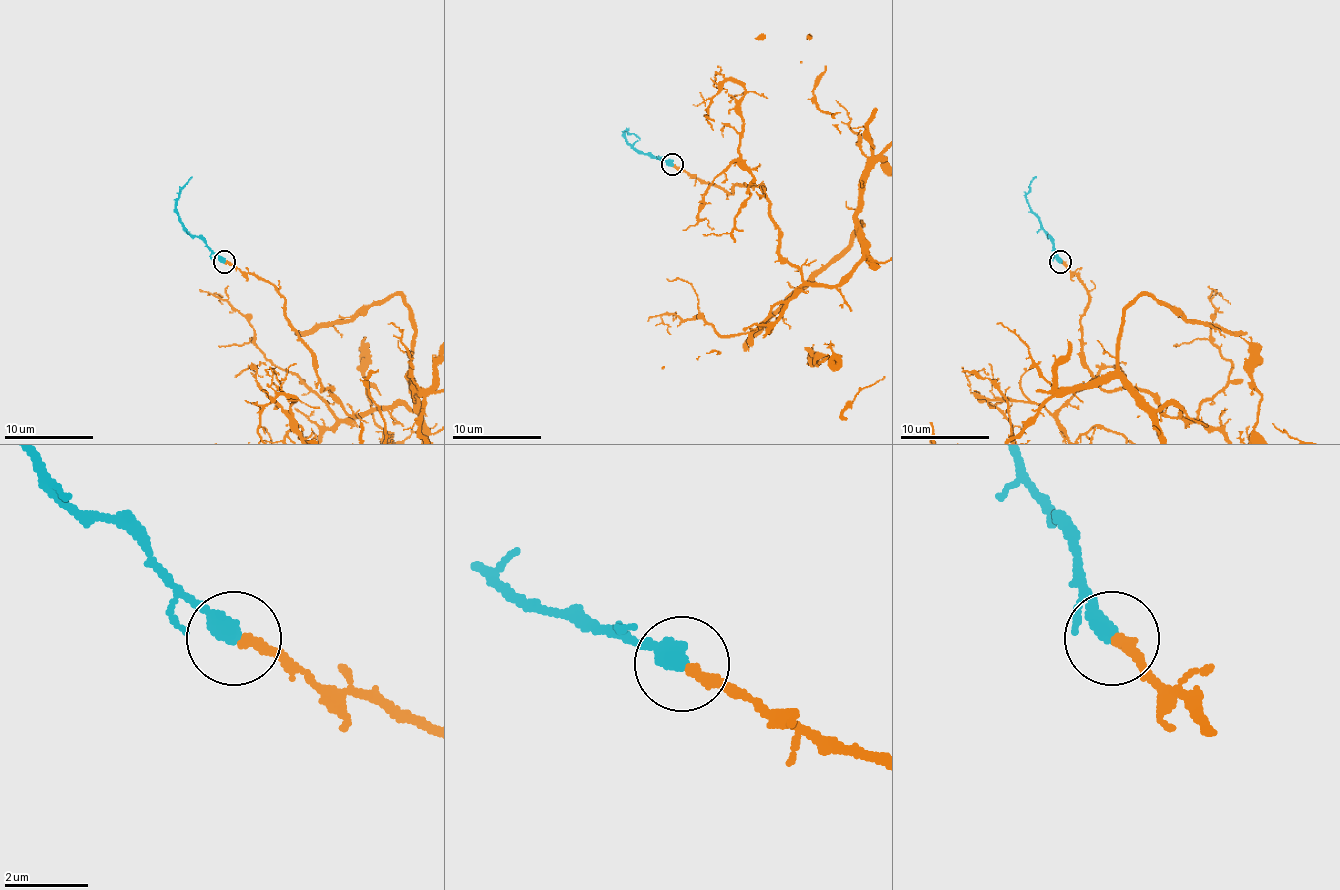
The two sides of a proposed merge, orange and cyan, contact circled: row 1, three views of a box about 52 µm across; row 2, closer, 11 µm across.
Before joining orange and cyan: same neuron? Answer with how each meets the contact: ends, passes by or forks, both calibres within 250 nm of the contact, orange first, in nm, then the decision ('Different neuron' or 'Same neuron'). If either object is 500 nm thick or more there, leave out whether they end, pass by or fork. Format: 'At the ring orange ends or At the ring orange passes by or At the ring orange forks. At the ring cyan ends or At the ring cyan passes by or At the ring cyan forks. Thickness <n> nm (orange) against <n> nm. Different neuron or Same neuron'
At the ring orange ends. At the ring cyan ends. Thickness 260 nm (orange) against 400 nm. Same neuron

